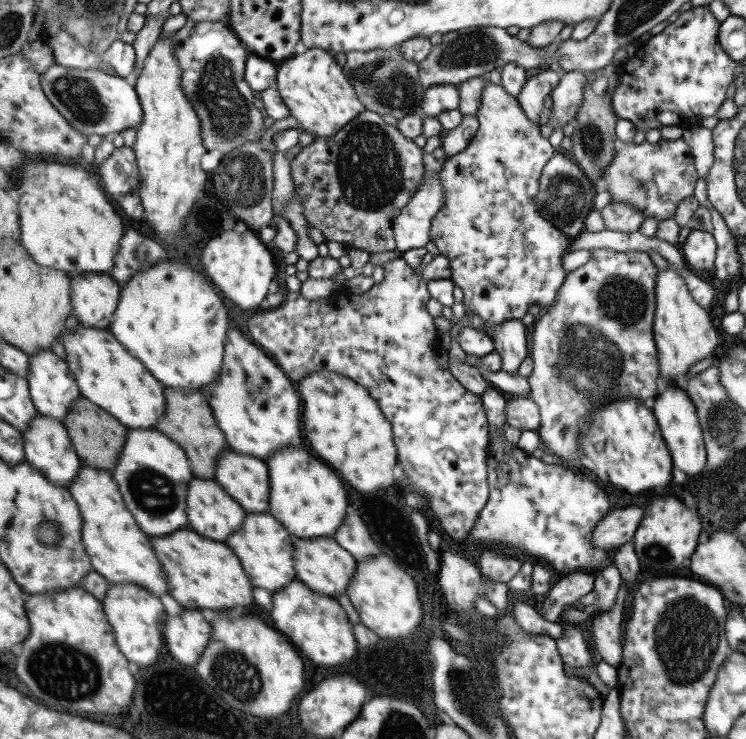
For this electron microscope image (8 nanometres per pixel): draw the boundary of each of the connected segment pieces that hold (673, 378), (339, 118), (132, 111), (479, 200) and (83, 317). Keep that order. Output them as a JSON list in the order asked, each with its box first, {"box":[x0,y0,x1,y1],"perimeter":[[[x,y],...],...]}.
[{"box":[654,264,717,382],"perimeter":[[[671,264],[666,269],[657,272],[655,278],[655,318],[654,340],[657,348],[657,366],[659,374],[667,382],[677,382],[678,378],[685,378],[689,368],[696,362],[711,356],[717,347],[717,332],[709,321],[708,310],[699,306],[691,298],[685,280]]]},{"box":[277,48,366,140],"perimeter":[[[323,48],[307,49],[282,62],[278,69],[277,89],[291,110],[291,116],[300,123],[303,131],[314,135],[315,140],[335,137],[339,130],[366,110],[344,66],[339,66],[333,54]]]},{"box":[41,63,143,137],"perimeter":[[[57,63],[41,75],[43,90],[50,101],[83,134],[112,137],[143,122],[142,102],[130,78],[113,76],[102,69],[79,70]]]},{"box":[431,82,574,324],"perimeter":[[[489,82],[489,84],[487,84],[487,88],[485,88],[485,92],[483,92],[481,108],[479,108],[479,112],[476,116],[479,119],[480,127],[474,140],[461,154],[452,156],[447,160],[445,166],[443,166],[441,182],[443,182],[443,190],[445,190],[445,198],[447,198],[447,201],[445,201],[443,209],[439,210],[437,217],[435,217],[433,221],[431,238],[439,247],[440,252],[451,260],[453,282],[463,290],[463,304],[472,310],[474,314],[479,315],[484,324],[503,324],[505,320],[523,320],[523,318],[527,316],[527,312],[531,310],[531,306],[539,306],[542,308],[542,311],[544,311],[557,302],[559,290],[562,290],[563,282],[567,280],[569,274],[566,267],[563,267],[563,260],[565,255],[570,252],[569,246],[571,246],[571,242],[574,238],[567,235],[567,233],[563,232],[559,227],[556,227],[549,218],[546,218],[540,203],[537,202],[541,179],[546,164],[559,153],[560,149],[551,146],[551,142],[543,138],[539,124],[531,121],[531,119],[527,117],[527,113],[525,113],[525,109],[520,105],[518,98],[515,98],[513,94],[509,94],[501,83],[494,84],[493,82]]]},{"box":[72,272,122,331],"perimeter":[[[87,272],[72,277],[73,313],[83,326],[110,331],[121,298],[122,287],[111,273]]]}]

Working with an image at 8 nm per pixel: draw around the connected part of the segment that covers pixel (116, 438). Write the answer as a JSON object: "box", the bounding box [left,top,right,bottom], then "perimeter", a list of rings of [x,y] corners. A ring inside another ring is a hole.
{"box":[64,396,129,474],"perimeter":[[[81,396],[79,399],[69,410],[69,414],[67,414],[64,422],[75,445],[77,454],[82,458],[84,464],[113,474],[118,466],[117,464],[119,464],[119,456],[121,456],[125,447],[129,429],[119,418],[109,414],[101,406],[90,402],[88,398]]]}

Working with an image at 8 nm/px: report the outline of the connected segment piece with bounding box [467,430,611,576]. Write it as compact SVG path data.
M499 430L499 436L491 440L488 456L490 501L483 508L482 514L479 514L477 524L471 530L467 542L472 539L481 545L487 545L487 548L503 545L517 547L523 554L533 555L538 560L547 562L556 572L588 571L598 576L601 570L611 566L611 554L607 549L595 547L593 543L595 528L611 510L611 502L607 494L595 484L597 478L594 475L583 474L563 464L547 464L517 444L507 442L503 430Z

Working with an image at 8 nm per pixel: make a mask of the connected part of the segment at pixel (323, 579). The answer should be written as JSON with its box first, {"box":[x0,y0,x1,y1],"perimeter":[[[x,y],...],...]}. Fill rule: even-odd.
{"box":[295,536,358,598],"perimeter":[[[323,536],[317,540],[303,540],[303,538],[295,538],[295,550],[299,552],[299,568],[297,568],[298,578],[311,587],[311,590],[325,596],[337,598],[337,596],[347,595],[347,588],[351,584],[351,580],[357,574],[358,562],[353,558],[351,551],[337,542],[333,536]]]}

